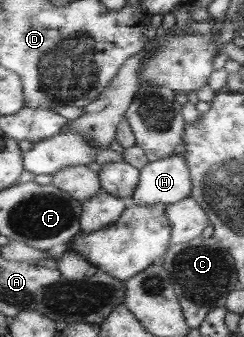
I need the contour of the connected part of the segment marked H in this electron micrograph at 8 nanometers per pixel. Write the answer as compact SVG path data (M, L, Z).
M181 150L173 156L150 162L140 172L139 188L129 204L169 205L191 197L193 177Z

